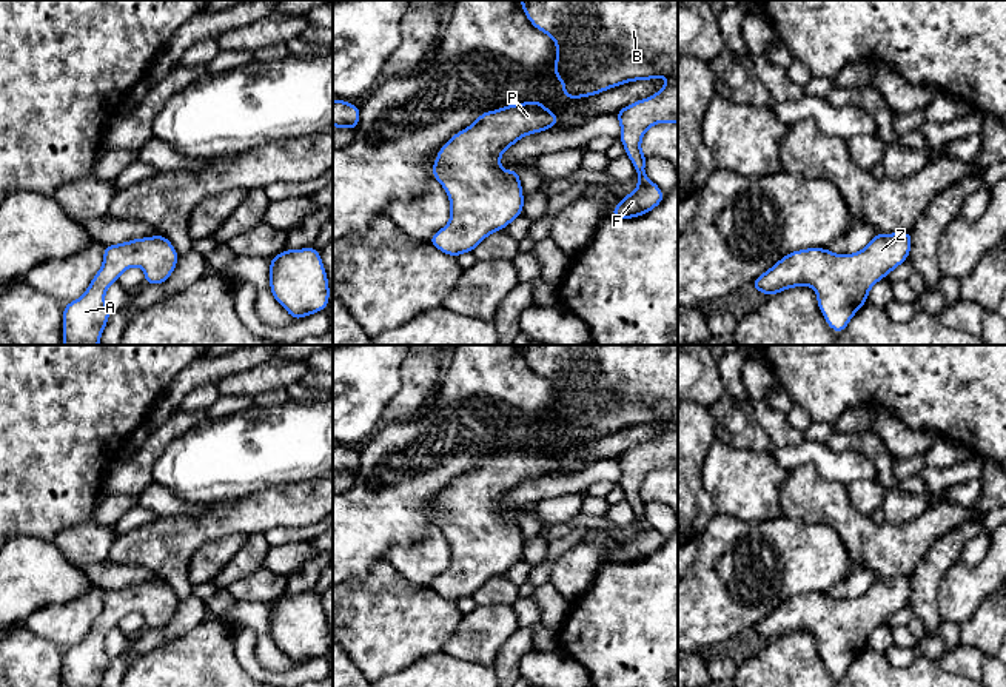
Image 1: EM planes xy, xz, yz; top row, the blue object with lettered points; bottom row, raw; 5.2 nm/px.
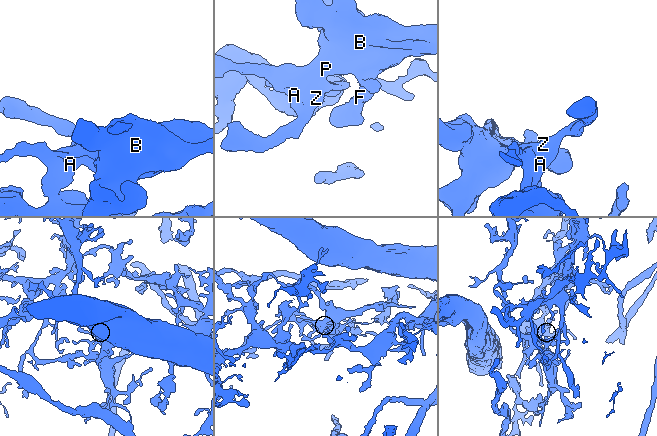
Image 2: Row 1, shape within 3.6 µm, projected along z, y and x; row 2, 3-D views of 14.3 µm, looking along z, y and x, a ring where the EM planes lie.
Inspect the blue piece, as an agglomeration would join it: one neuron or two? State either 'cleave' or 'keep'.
keep

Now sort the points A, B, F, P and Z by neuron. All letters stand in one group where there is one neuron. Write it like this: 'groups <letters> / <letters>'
groups A B F P Z

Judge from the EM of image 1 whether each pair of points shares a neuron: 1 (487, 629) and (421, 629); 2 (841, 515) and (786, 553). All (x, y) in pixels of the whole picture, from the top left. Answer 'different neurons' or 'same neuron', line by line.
1: different neurons
2: different neurons

